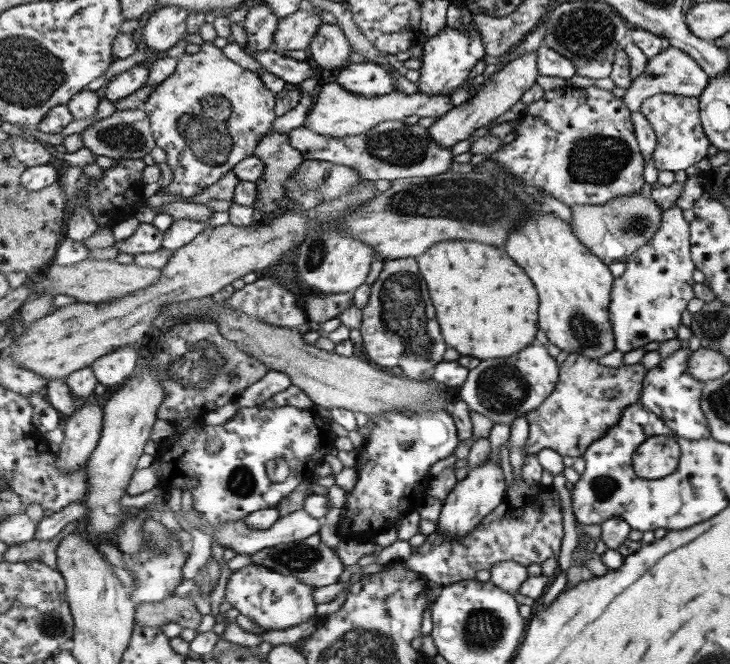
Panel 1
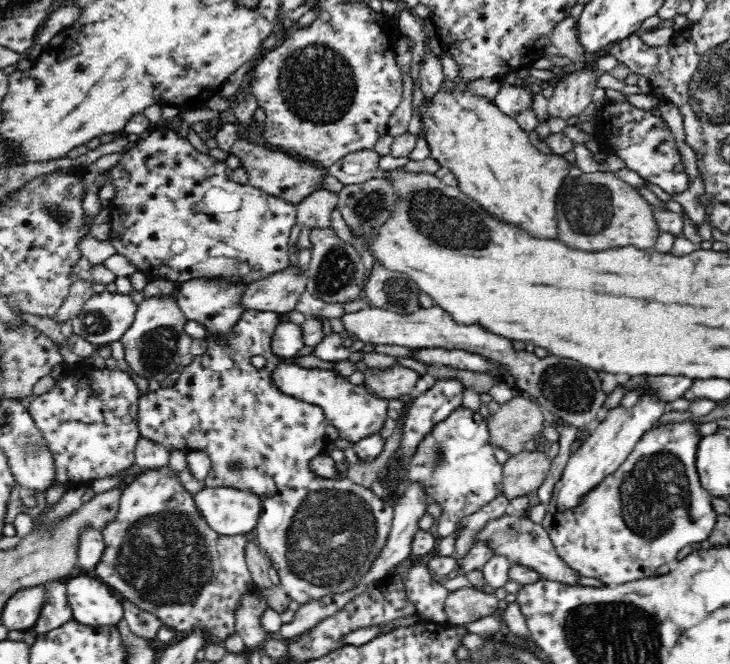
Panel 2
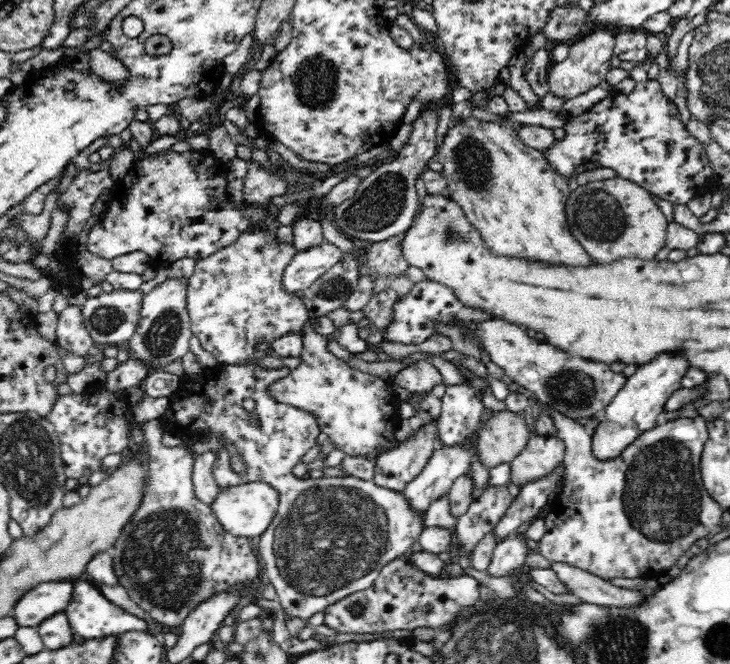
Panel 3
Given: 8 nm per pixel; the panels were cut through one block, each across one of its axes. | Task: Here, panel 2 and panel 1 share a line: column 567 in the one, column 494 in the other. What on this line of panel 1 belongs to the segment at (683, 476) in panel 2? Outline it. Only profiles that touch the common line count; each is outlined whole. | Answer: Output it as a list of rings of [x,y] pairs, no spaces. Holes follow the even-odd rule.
[[[527,417],[515,418],[510,426],[508,446],[509,462],[513,466],[513,484],[507,490],[503,504],[500,504],[482,524],[461,541],[451,541],[437,530],[427,536],[427,541],[416,549],[411,559],[405,562],[407,568],[427,576],[431,582],[441,587],[463,580],[477,579],[480,570],[491,571],[496,564],[513,561],[527,567],[530,564],[541,565],[547,558],[557,560],[561,552],[563,532],[563,512],[561,500],[554,486],[527,484],[523,478],[523,463],[526,462],[527,442],[530,438],[530,424]]]

